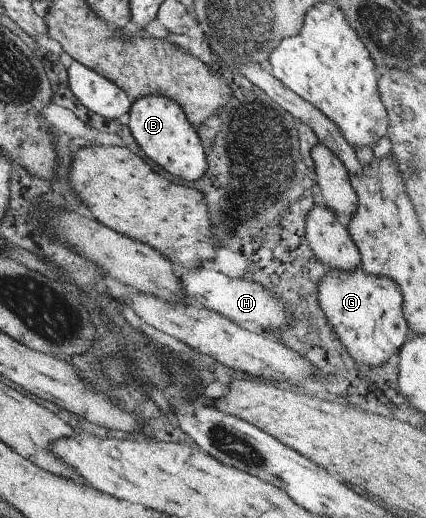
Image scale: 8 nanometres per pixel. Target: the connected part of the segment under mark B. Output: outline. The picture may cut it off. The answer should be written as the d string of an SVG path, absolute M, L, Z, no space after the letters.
M141 96L130 105L127 126L141 152L177 180L191 182L203 176L207 168L207 150L202 147L196 126L189 124L185 112L167 96Z

